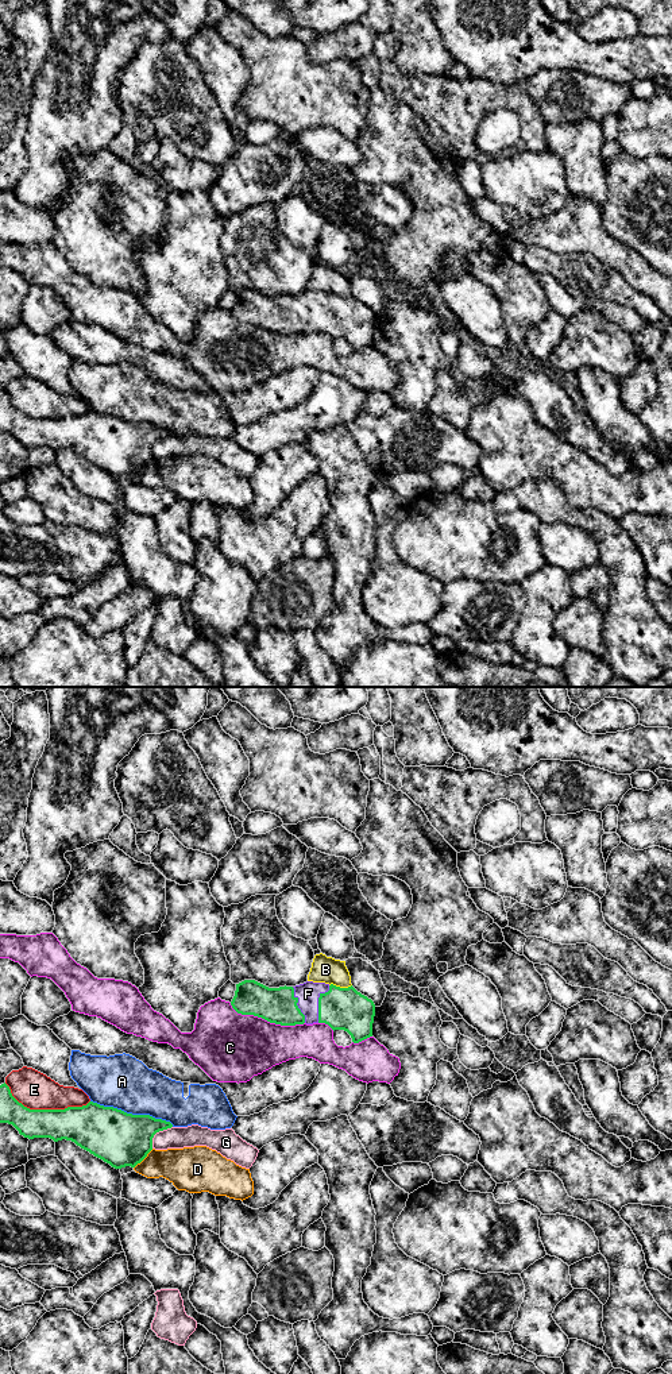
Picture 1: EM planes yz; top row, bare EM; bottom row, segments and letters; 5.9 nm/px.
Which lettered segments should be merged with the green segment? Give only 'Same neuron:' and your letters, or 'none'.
Same neuron: F

